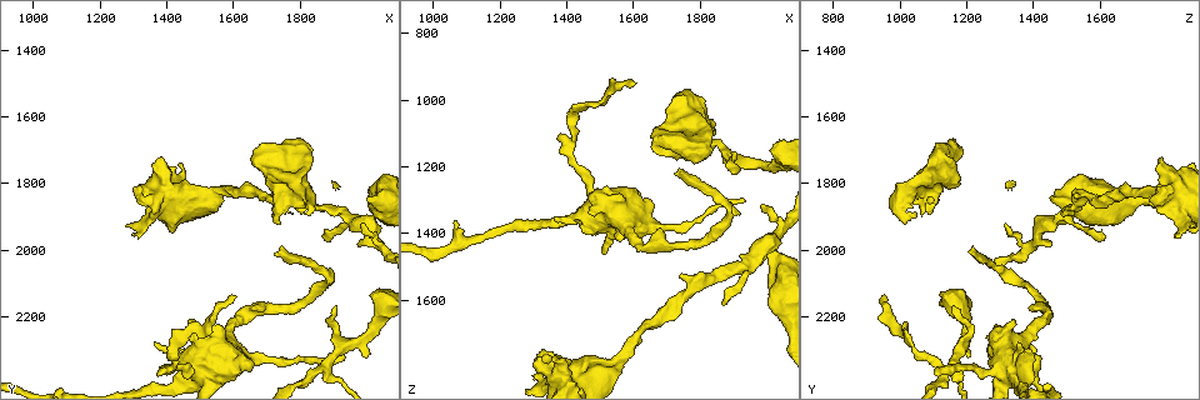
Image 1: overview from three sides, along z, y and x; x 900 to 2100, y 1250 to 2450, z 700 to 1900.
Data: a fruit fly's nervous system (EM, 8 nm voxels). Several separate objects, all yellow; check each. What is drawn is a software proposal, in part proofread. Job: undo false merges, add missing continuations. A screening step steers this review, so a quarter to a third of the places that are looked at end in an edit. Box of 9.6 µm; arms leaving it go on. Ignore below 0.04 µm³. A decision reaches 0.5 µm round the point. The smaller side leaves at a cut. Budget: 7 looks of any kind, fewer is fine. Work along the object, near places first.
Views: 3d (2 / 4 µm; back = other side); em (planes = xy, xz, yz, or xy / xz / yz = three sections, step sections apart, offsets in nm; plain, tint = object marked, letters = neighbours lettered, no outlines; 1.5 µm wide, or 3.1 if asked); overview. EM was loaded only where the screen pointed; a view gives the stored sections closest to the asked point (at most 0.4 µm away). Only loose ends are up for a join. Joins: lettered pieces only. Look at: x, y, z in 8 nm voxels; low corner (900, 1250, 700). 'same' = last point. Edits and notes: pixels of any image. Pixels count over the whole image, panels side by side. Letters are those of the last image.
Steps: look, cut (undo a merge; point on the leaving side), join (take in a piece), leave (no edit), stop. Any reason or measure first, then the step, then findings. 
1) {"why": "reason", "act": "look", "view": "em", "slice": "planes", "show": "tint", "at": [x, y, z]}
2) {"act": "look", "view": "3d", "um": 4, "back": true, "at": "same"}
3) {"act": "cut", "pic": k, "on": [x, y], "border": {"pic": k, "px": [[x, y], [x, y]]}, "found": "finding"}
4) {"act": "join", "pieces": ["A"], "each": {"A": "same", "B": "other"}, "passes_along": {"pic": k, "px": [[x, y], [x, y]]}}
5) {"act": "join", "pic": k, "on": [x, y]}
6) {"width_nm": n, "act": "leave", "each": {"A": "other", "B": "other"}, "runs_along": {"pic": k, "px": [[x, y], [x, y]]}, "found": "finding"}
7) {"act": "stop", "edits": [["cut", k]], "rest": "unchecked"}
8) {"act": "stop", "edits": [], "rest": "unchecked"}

{"why": "branch stops here", "act": "look", "view": "em", "um": 3.1, "slice": "yz", "step": 16, "show": "letters", "at": [1300, 1960, 1820]}

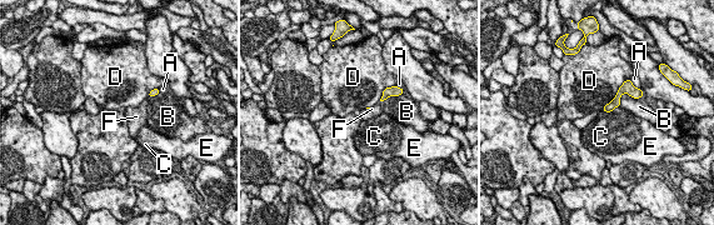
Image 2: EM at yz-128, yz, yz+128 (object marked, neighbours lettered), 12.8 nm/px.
{"act": "look", "view": "em", "um": 3.1, "slice": "planes", "show": "letters", "at": "same"}

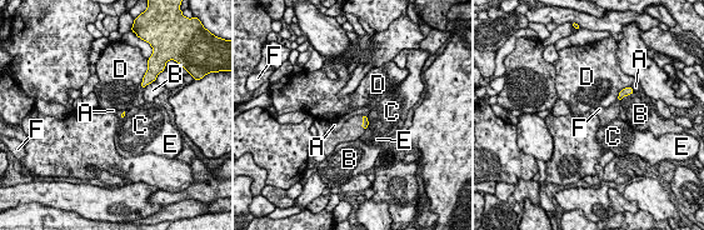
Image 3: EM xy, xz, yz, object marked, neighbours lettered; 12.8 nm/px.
{"longest_contact_nm": ["D", 240], "act": "join", "pieces": ["F"], "each": {"A": "other", "B": "other", "C": "other", "D": "other", "E": "other", "F": "same"}, "found": "the cell continues"}

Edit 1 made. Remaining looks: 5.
{"act": "look", "view": "overview"}

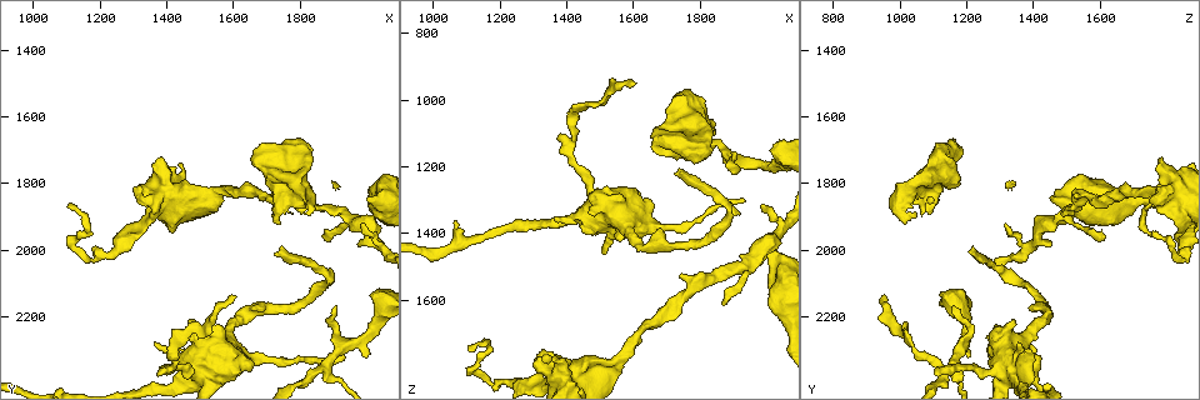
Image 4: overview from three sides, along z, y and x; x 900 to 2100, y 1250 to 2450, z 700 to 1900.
{"why": "thin end", "act": "look", "view": "em", "slice": "planes", "show": "tint", "at": [1600, 2140, 950]}

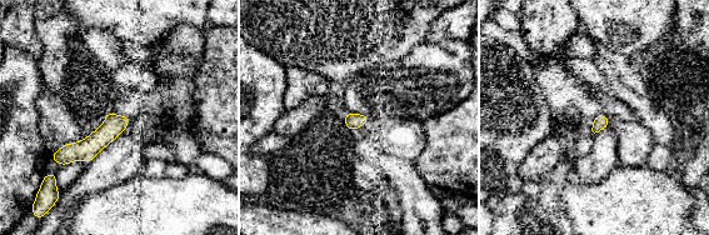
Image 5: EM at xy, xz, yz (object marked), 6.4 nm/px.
{"act": "look", "view": "em", "slice": "planes", "show": "letters", "at": "same"}

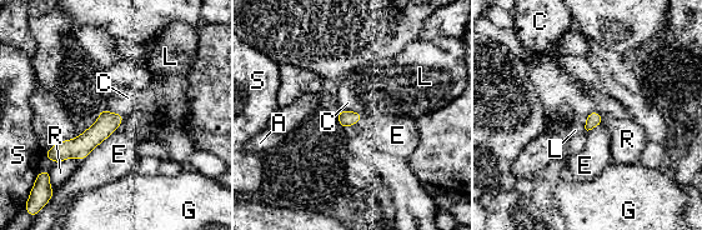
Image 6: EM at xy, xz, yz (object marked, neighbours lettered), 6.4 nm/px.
{"act": "leave", "each": {"A": "other", "C": "other", "E": "other", "G": "other", "L": "other", "R": "other", "S": "other"}, "runs_along": {"pic": 6, "px": [[119, 118], [79, 148], [49, 154]]}, "found": "no lettered piece goes on from it"}

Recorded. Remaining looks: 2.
{"why": "thick end", "act": "look", "view": "3d", "um": 4, "back": true, "at": [1660, 2340, 1300]}

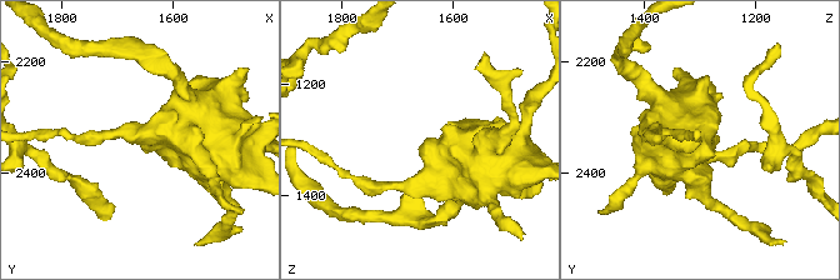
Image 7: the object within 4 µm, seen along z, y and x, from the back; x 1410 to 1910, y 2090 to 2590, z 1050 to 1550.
{"why": "need the tissue", "act": "look", "view": "em", "um": 3.1, "slice": "planes", "show": "letters", "at": [1655, 2345, 1305]}

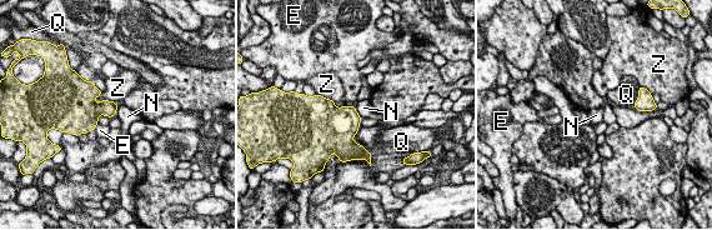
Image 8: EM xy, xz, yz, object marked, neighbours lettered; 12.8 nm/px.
{"act": "leave", "each": {"E": "other", "N": "other", "Q": "other", "Z": "other"}, "border": {"pic": 8, "px": [[118, 104], [115, 114]]}, "found": "none of them fits"}

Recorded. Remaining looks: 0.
{"act": "stop", "edits": [["join", 3]], "rest": "unchecked"}

